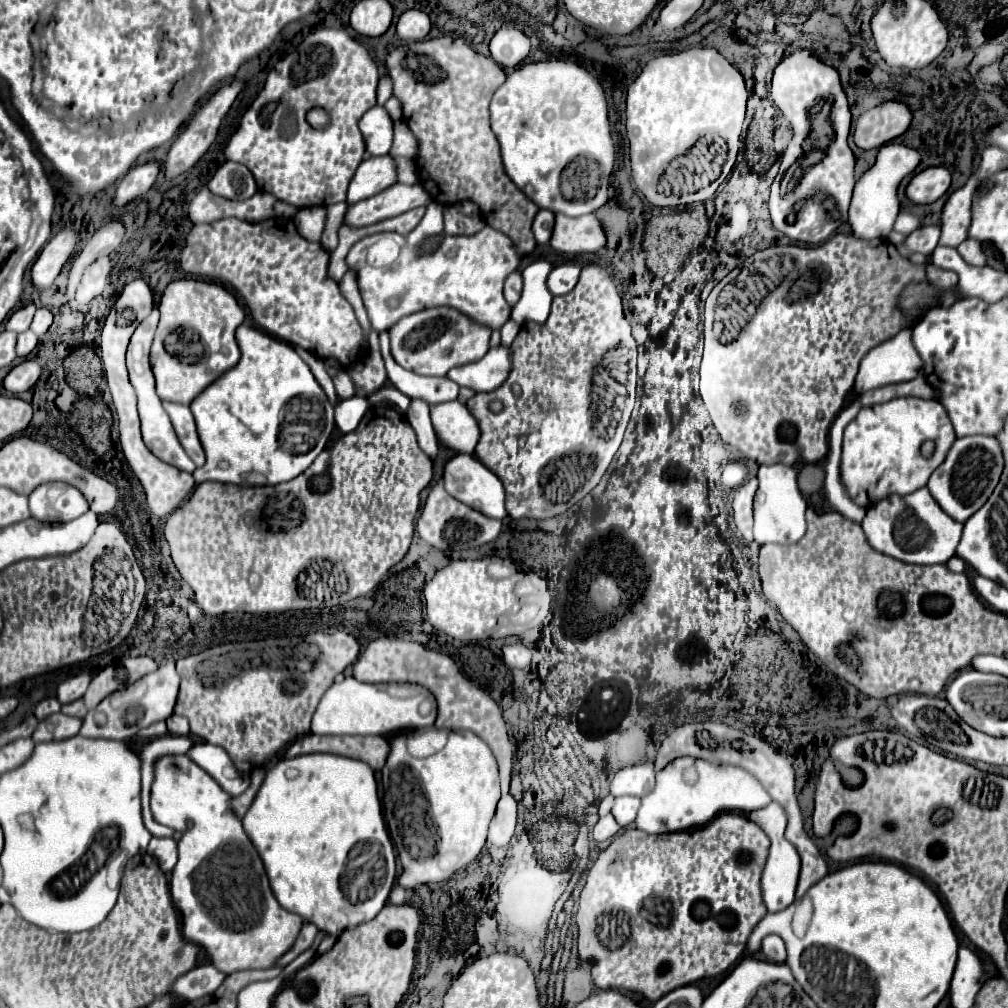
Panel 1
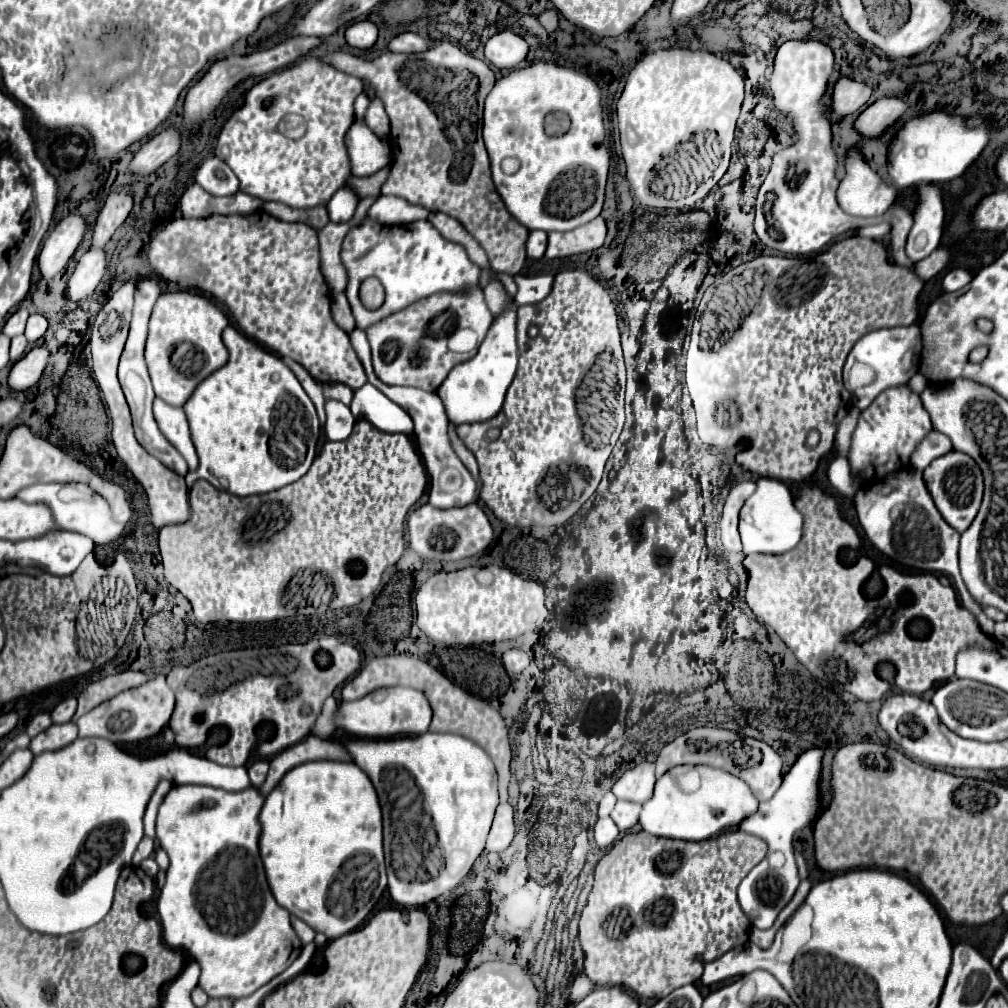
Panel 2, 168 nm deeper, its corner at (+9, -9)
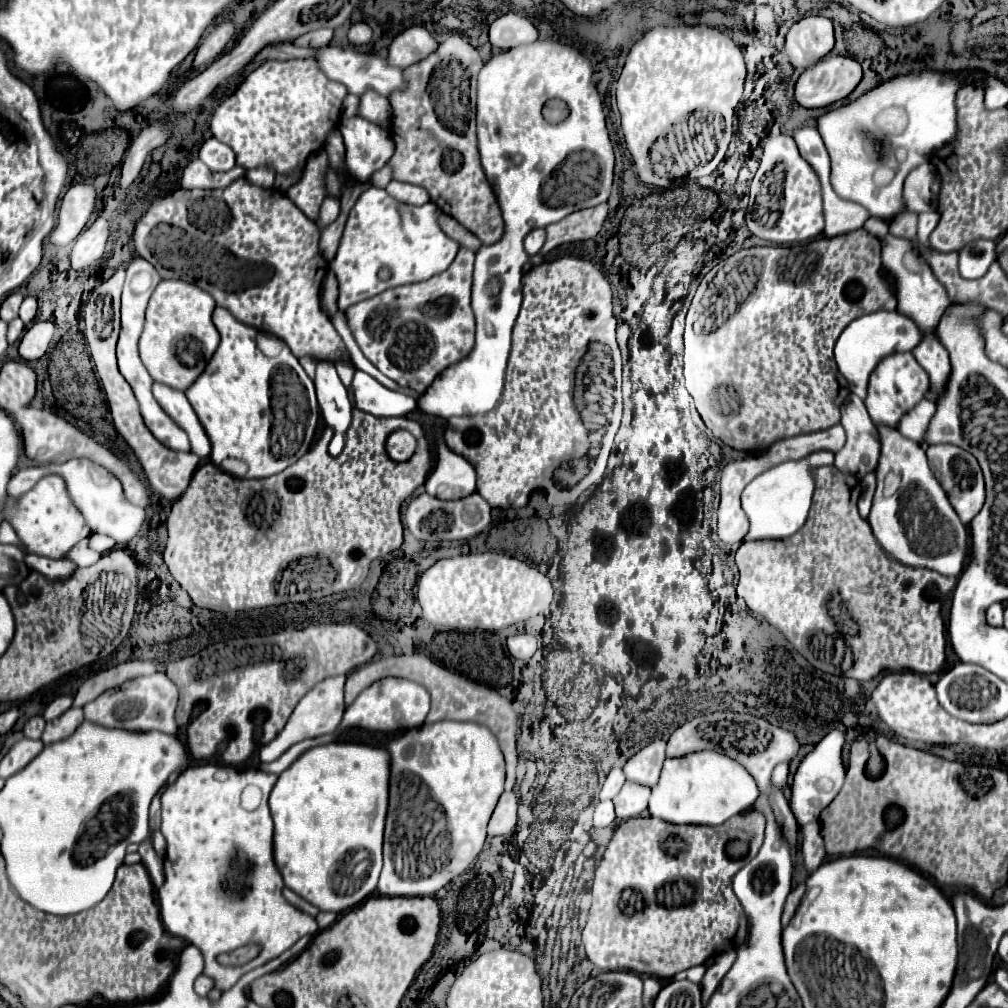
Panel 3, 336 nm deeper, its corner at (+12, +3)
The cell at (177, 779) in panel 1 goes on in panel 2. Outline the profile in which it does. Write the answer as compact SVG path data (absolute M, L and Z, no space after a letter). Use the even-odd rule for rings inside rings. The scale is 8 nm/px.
M182 784L172 786L158 808L156 836L170 858L166 882L158 896L162 936L168 946L186 950L200 964L202 974L198 984L210 998L242 998L256 992L262 984L284 972L302 950L290 924L290 914L276 904L260 862L258 812L262 802L264 796L260 796L254 786L242 792L226 792L212 786ZM206 802L214 804L204 808Z

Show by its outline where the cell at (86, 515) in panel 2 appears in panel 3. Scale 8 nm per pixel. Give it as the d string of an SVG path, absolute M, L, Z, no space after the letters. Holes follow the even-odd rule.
M67 460L63 464L45 464L45 466L31 466L31 468L21 468L15 472L15 476L9 482L9 496L19 498L25 492L29 492L37 480L41 480L47 474L59 474L67 482L67 490L71 494L71 500L75 506L81 510L85 516L87 524L91 526L93 532L102 534L99 536L111 536L119 544L119 548L125 548L141 530L145 524L145 508L133 506L125 496L123 496L123 486L107 468L91 462L91 460Z

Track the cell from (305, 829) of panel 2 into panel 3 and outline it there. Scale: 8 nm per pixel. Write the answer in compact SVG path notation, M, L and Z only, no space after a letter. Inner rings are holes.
M331 742L301 754L277 780L269 808L275 822L275 862L285 886L323 912L349 910L377 888L383 868L383 828L391 756L365 744Z

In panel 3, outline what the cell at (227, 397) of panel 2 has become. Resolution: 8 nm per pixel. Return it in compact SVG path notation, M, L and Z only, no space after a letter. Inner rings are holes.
M215 308L213 324L221 334L221 344L209 360L205 372L185 392L203 428L207 430L207 436L211 438L211 462L219 466L225 458L241 458L249 464L249 472L245 478L267 478L279 474L287 466L295 464L311 446L319 420L319 406L315 398L313 380L305 374L299 360L293 356L289 348L275 358L267 358L255 346L257 330L239 322L229 310Z

